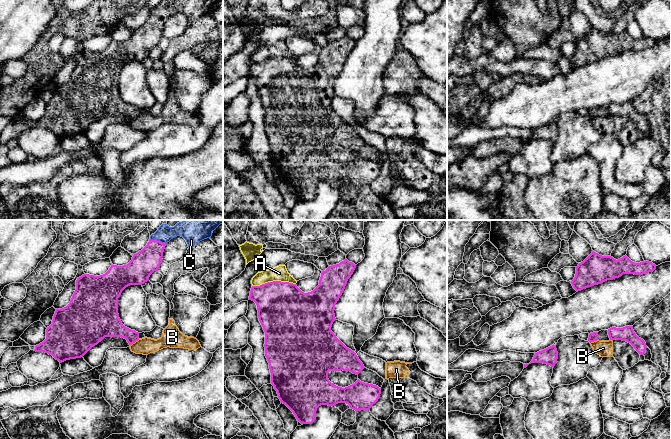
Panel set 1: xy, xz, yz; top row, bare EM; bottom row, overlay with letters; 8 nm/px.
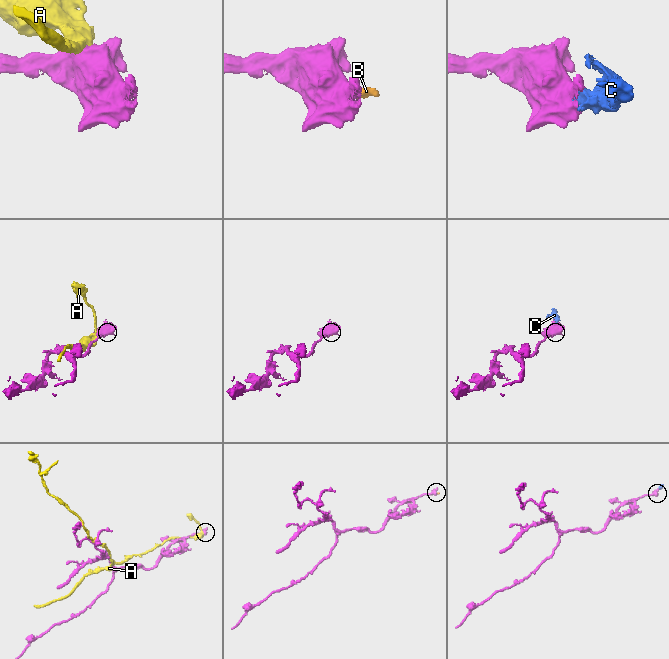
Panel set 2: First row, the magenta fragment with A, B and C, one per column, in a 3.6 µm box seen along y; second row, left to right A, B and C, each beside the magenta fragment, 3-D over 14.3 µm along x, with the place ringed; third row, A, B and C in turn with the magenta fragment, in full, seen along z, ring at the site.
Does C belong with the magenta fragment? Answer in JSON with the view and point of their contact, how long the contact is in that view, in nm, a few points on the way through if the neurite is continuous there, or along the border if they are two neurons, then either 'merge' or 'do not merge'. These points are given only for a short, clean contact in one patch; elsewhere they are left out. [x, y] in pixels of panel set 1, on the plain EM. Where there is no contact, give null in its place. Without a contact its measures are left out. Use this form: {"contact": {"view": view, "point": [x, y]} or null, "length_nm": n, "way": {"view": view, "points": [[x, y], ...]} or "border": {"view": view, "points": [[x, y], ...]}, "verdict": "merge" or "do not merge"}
{"contact": {"view": "xy", "point": [158, 17]}, "length_nm": 130, "verdict": "merge"}

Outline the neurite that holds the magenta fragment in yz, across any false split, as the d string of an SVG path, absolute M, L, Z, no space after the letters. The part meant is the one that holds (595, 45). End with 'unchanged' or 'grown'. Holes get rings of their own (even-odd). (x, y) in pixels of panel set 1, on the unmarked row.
M592 29L576 43L576 50L571 57L578 68L607 56L621 53L623 50L643 51L653 48L656 41L649 37L632 38L626 31L616 36L611 32Z | unchanged

